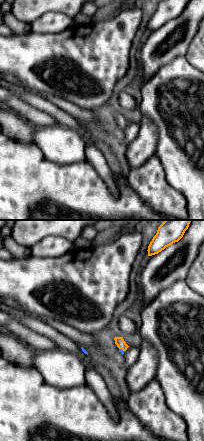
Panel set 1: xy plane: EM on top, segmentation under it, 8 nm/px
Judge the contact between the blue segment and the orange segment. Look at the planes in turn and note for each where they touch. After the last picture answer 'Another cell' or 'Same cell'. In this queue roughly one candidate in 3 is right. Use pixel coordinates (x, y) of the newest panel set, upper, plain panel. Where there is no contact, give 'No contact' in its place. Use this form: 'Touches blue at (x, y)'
Touches blue at (121, 125)

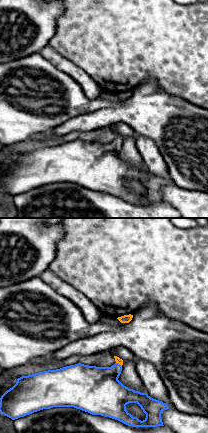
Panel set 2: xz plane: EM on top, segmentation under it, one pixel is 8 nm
Touches blue at (119, 140)

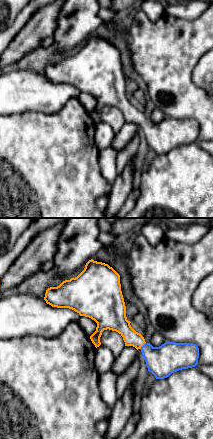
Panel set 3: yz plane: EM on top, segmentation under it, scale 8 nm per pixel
Touches blue at (143, 121)

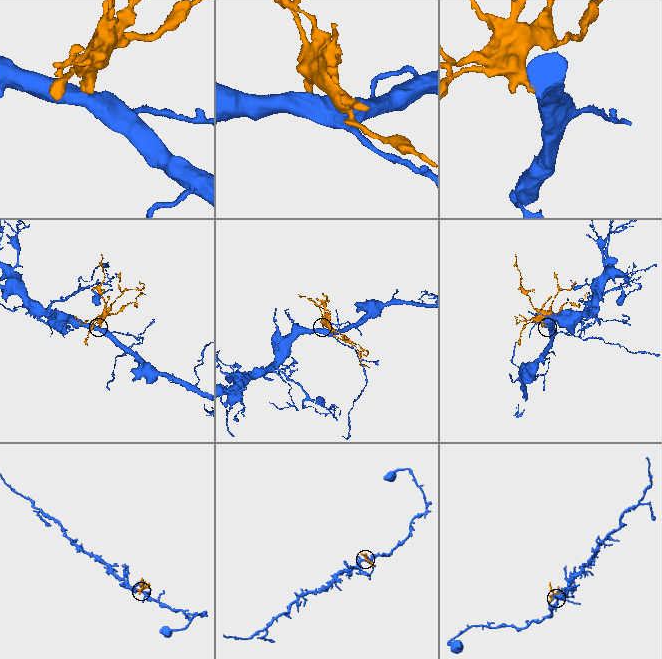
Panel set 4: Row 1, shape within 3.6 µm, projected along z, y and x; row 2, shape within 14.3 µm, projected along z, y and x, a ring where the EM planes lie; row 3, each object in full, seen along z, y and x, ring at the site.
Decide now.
Same cell

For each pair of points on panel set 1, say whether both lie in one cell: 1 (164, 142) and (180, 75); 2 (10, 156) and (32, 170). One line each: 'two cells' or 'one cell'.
1: one cell
2: one cell

